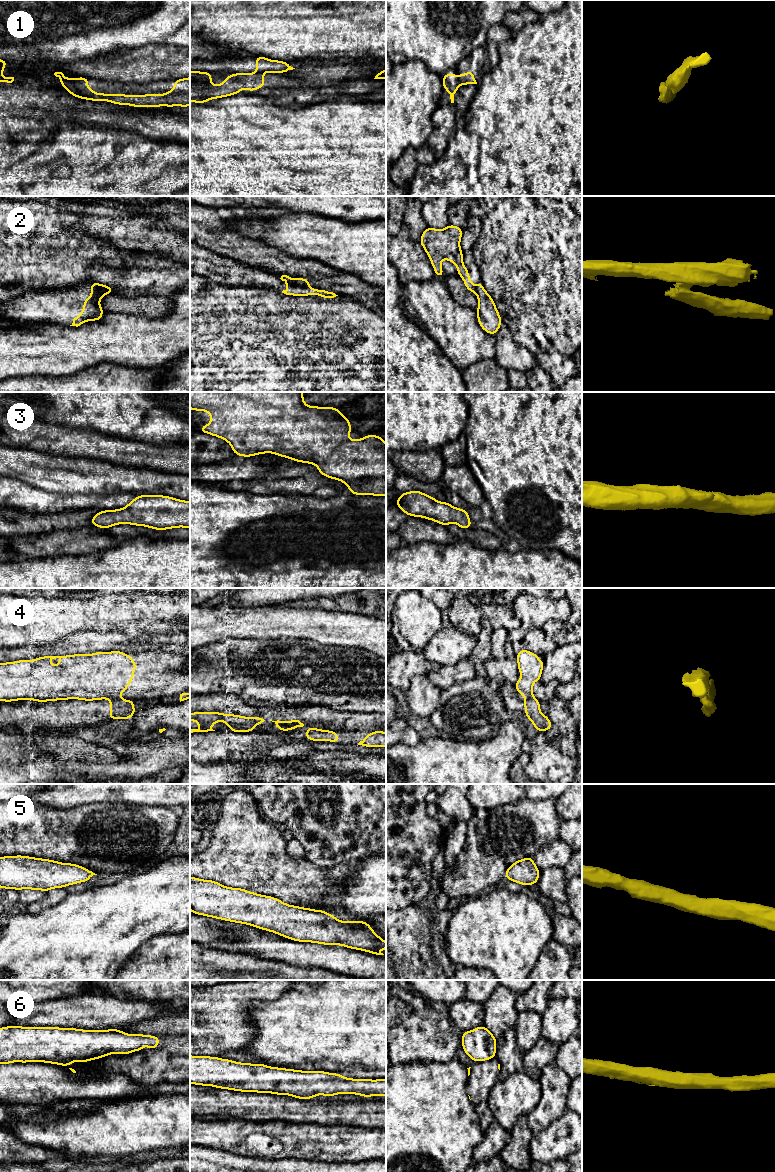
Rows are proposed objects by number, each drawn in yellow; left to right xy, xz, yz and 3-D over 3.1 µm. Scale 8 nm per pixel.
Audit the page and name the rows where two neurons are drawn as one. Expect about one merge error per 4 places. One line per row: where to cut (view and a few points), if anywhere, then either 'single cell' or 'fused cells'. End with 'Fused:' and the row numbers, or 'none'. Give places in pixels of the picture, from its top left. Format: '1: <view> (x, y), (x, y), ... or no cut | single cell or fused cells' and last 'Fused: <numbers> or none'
1: xz (256, 71), (262, 73) | fused cells
2: xz (287, 283), (308, 287) | fused cells
3: no cut | single cell
4: xy (119, 698), (111, 700) | fused cells
5: no cut | single cell
6: no cut | single cell
Fused: 1, 2, 4

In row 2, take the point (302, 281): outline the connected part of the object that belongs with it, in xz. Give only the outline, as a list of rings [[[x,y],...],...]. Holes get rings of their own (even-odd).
[[[282,275],[280,278],[282,281],[286,282],[287,284],[294,284],[294,285],[301,285],[309,287],[309,279],[308,278],[291,278],[287,275]]]

